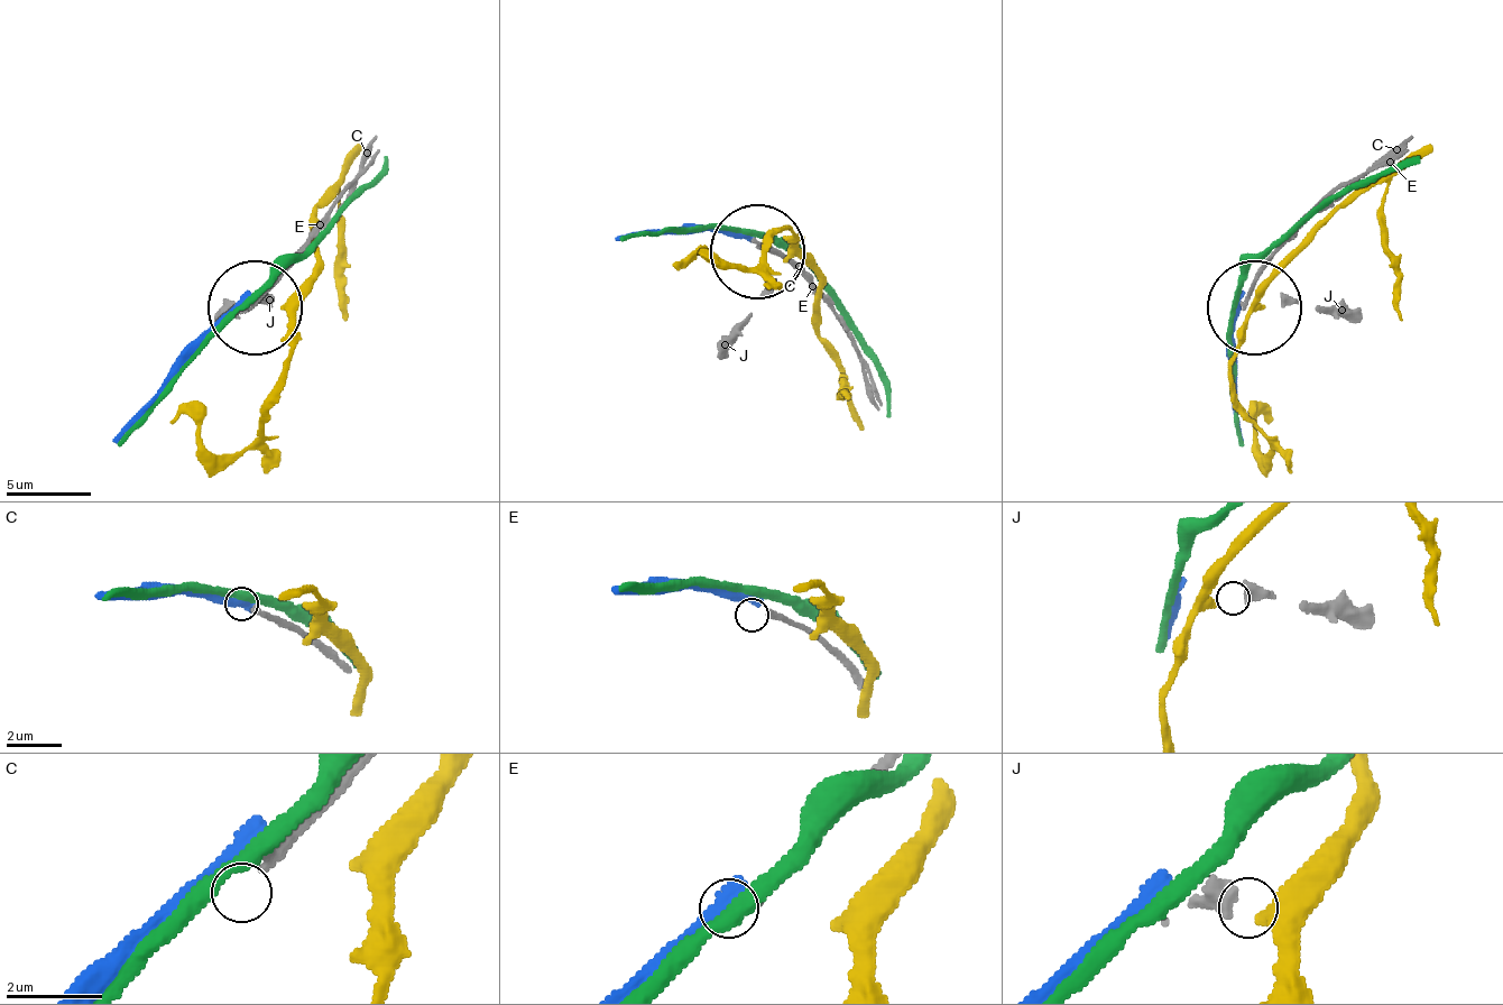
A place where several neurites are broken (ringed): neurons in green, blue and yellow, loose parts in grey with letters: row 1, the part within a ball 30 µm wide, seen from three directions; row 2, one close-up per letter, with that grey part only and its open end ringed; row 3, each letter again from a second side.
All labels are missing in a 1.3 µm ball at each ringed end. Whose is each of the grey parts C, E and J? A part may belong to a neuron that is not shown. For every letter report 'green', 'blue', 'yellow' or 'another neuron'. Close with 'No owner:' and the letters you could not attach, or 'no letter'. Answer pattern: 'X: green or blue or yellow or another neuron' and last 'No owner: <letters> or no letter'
C: another neuron
E: another neuron
J: yellow
No owner: C, E

